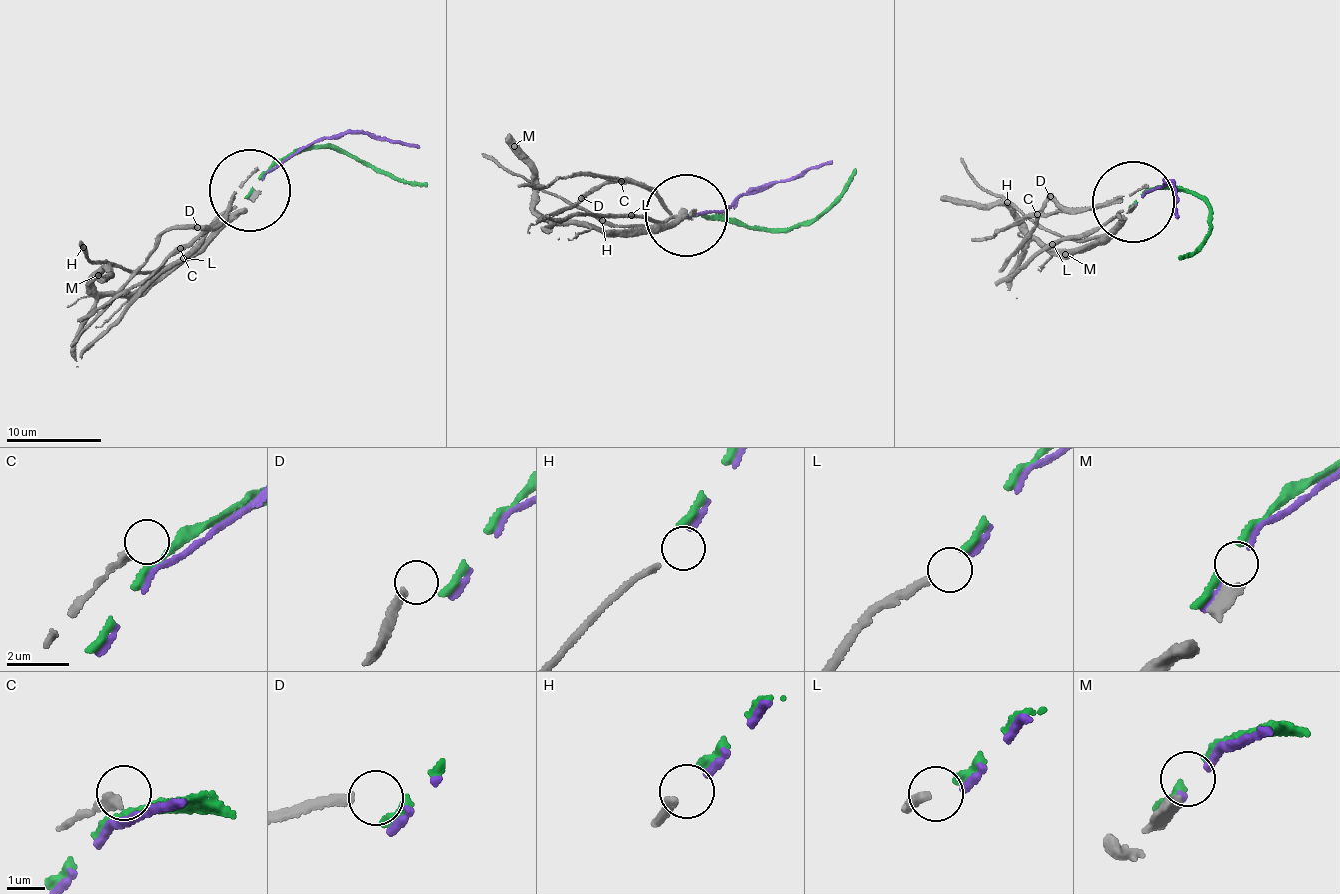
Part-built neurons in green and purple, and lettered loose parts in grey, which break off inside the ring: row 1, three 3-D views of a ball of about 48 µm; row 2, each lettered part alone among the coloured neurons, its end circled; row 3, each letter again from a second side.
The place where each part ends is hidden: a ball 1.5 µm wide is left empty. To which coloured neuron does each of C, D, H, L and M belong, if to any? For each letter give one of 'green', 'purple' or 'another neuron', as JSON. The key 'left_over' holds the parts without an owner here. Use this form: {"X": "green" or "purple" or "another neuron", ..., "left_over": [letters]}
{"C": "another neuron", "D": "another neuron", "H": "purple", "L": "green", "M": "another neuron", "left_over": ["C", "D", "M"]}

